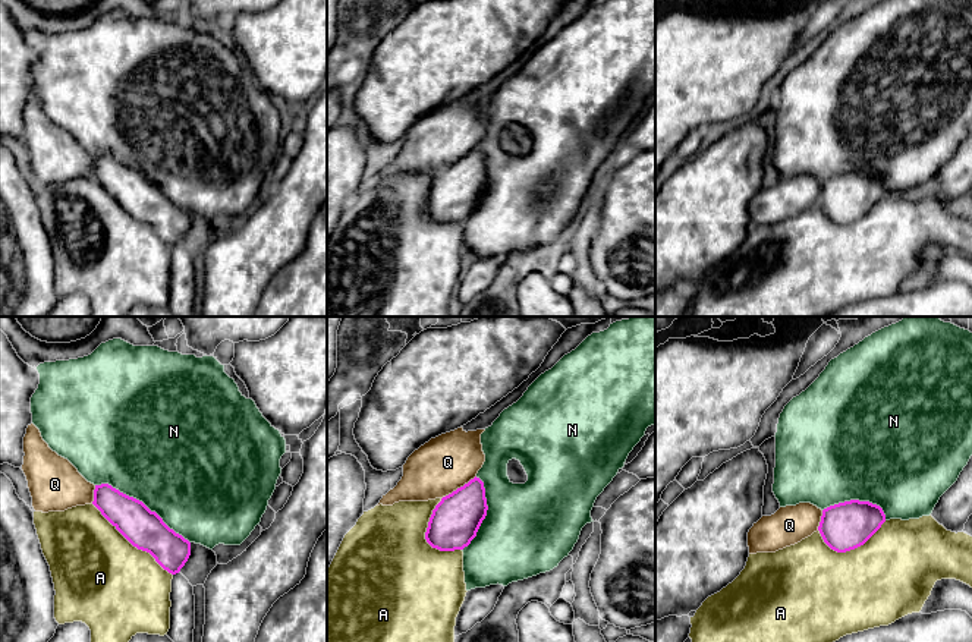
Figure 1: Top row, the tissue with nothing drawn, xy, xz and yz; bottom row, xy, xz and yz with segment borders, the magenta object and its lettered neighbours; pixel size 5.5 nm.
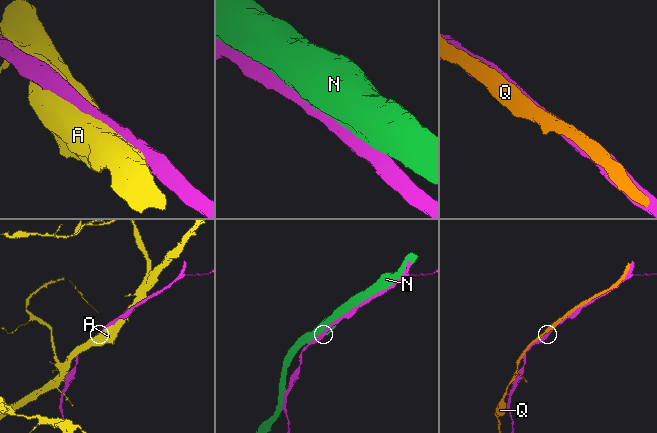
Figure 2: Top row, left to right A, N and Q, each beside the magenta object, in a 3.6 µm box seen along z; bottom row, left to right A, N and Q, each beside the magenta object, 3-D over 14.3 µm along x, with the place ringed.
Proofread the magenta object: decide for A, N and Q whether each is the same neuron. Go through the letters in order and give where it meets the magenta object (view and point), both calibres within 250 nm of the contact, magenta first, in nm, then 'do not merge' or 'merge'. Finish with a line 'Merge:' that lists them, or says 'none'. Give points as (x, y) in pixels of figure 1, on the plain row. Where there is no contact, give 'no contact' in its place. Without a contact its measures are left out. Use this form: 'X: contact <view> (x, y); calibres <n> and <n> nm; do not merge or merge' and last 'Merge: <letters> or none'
A: contact xy (132, 216); calibres 220 and 500 nm; do not merge
N: contact xy (141, 173); calibres 220 and 500 nm; merge
Q: contact xz (458, 160); calibres 260 and 300 nm; do not merge
Merge: N

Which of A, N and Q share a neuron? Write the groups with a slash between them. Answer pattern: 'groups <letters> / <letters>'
groups A / N / Q

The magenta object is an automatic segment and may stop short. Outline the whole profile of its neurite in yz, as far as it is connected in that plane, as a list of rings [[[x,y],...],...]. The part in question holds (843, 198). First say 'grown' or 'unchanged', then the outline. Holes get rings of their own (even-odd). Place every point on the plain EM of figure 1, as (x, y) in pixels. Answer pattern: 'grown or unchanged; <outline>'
grown; [[[881,0],[831,31],[820,48],[783,81],[776,104],[773,164],[780,179],[811,174],[822,182],[818,202],[837,224],[864,217],[886,192],[929,188],[940,169],[957,152],[972,128],[972,4],[965,0]]]

